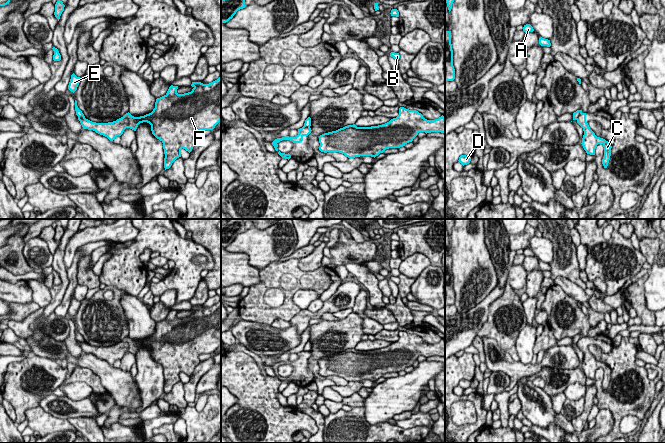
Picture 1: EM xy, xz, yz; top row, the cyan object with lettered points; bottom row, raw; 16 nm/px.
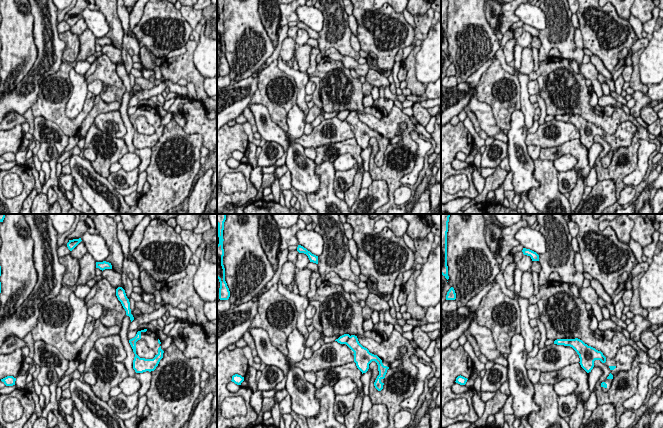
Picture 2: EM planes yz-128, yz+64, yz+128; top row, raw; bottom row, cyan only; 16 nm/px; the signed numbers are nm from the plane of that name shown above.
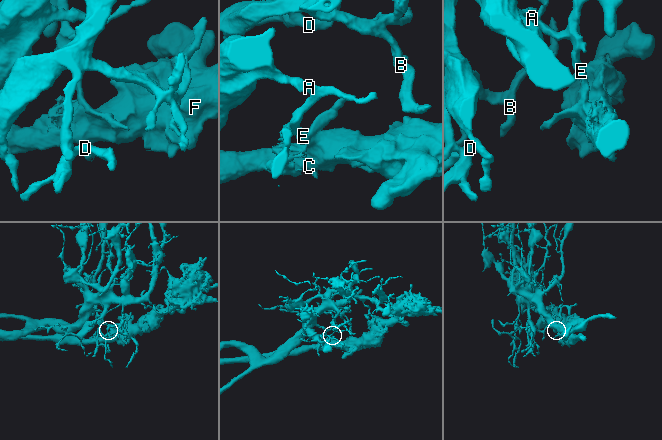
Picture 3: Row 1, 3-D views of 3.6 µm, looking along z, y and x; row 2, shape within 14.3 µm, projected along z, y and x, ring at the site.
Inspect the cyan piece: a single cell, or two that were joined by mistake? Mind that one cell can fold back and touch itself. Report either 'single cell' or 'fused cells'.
fused cells

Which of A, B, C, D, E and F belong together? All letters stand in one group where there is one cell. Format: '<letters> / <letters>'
A B D E / C F

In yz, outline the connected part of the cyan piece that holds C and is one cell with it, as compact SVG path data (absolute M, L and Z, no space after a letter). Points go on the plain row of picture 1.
M581 337L578 340L577 347L583 352L584 355L581 368L587 378L595 379L595 373L597 369L603 369L604 382L602 383L602 388L604 392L607 392L611 380L611 368L605 363L597 361L595 357L590 353L588 347L586 346L586 337Z

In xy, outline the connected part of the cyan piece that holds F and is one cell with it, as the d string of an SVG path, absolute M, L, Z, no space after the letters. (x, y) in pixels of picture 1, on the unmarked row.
M221 298L217 304L209 308L192 306L191 310L193 311L191 316L178 318L178 310L171 309L164 320L156 323L153 335L144 340L134 341L128 336L116 345L108 347L96 347L79 341L78 344L84 353L93 354L110 365L121 360L126 352L136 355L140 347L149 347L152 358L163 367L166 394L177 382L181 381L182 372L189 377L192 375L201 354L213 354L221 345Z

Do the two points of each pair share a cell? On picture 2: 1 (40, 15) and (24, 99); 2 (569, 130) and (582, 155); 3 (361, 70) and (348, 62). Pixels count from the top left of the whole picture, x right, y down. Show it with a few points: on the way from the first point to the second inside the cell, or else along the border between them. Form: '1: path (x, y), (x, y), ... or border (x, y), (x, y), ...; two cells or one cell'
1: path (44, 36), (44, 66), (34, 78); one cell
2: border (578, 138), (552, 147); two cells
3: path (358, 68), (351, 64); one cell

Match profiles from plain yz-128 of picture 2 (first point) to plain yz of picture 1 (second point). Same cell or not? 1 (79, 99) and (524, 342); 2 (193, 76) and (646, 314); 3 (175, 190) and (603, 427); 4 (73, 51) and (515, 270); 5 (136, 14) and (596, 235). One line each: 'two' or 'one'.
1: one
2: one
3: two
4: one
5: two

